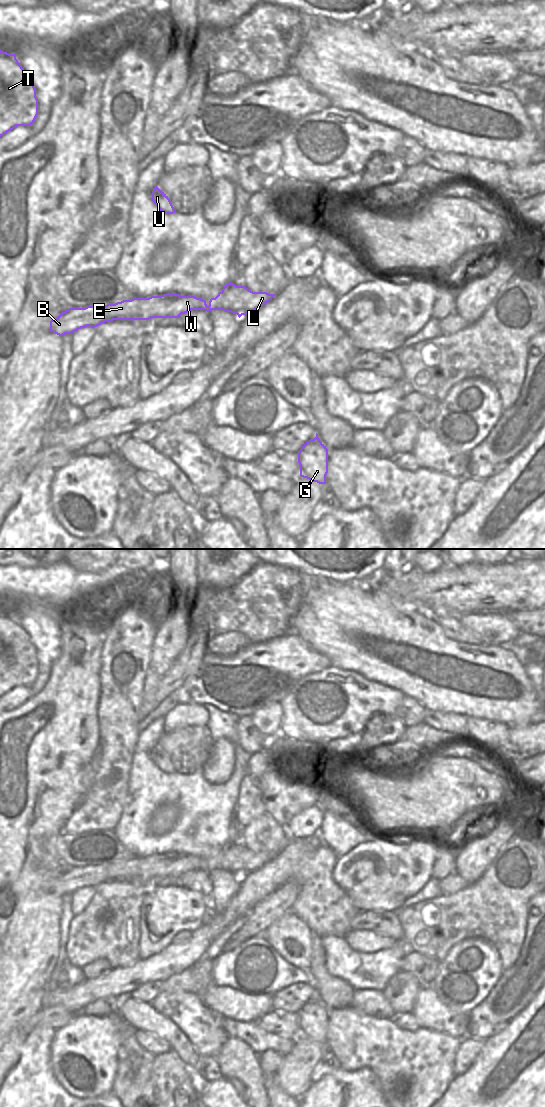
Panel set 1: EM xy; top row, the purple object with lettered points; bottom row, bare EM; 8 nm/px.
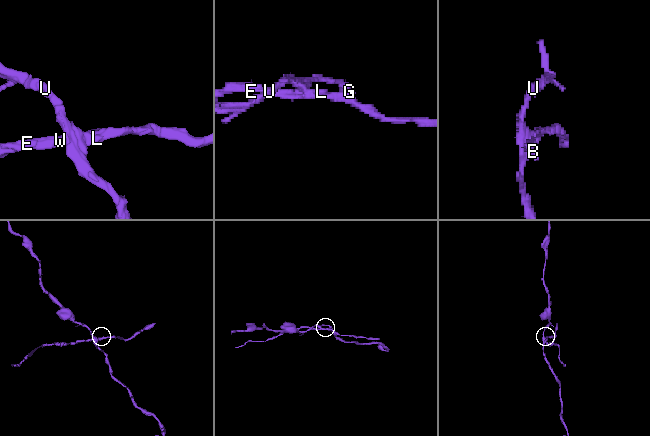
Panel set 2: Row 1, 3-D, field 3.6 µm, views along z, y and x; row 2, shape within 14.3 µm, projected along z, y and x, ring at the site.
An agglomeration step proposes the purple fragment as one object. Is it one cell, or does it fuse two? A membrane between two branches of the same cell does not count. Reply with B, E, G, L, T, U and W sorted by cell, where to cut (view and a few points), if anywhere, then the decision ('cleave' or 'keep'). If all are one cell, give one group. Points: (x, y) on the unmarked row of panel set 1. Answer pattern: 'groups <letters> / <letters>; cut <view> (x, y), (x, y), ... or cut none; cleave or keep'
groups B E L W / G T U; cut xy (232, 844), (224, 853), (221, 852); cleave

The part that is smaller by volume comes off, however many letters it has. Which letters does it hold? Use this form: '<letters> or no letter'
B, E, L, W.

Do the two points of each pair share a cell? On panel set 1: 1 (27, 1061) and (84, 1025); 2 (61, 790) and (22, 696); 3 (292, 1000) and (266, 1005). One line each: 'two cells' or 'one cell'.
1: two cells
2: two cells
3: two cells

